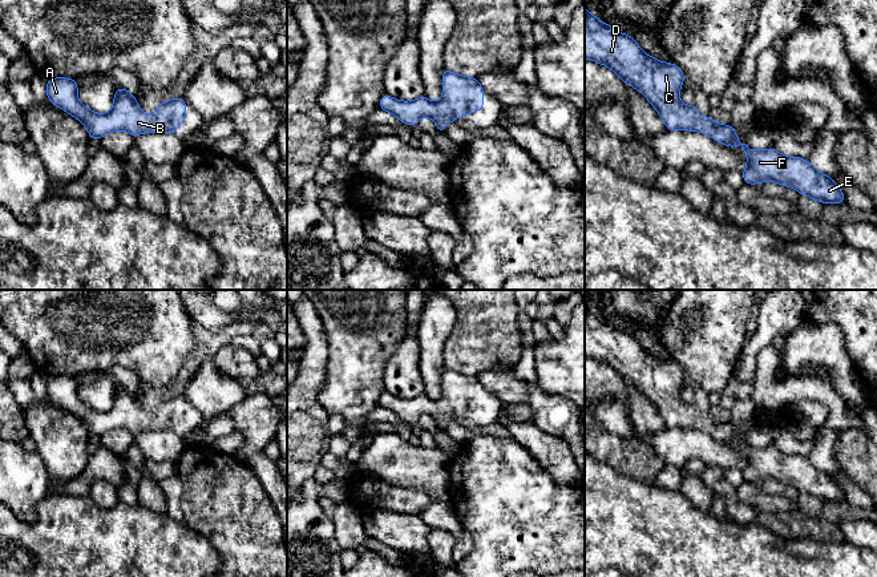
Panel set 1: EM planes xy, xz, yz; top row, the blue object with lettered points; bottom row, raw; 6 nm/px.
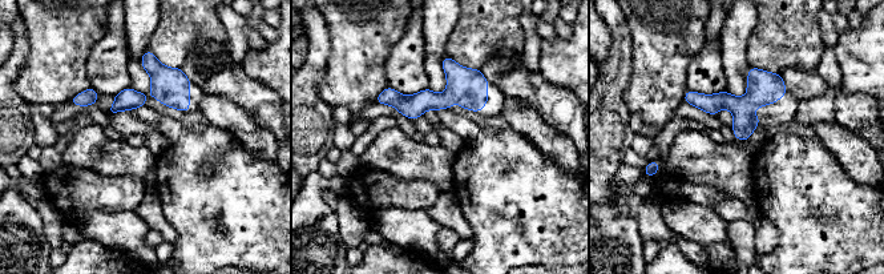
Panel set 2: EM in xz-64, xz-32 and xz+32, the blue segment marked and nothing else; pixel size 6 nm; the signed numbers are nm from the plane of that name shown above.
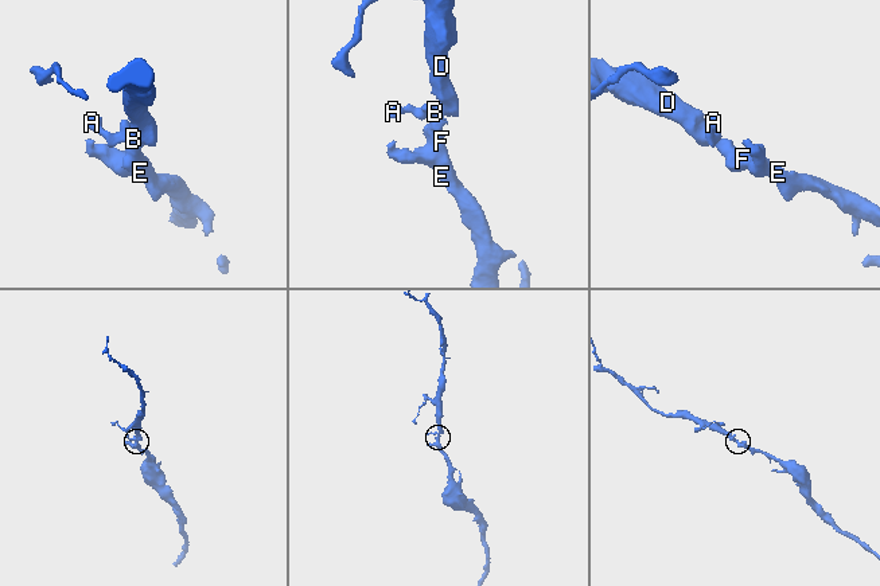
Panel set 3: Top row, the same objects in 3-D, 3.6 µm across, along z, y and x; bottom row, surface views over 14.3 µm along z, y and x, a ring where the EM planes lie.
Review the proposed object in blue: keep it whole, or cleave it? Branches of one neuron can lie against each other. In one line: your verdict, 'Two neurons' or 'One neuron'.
One neuron

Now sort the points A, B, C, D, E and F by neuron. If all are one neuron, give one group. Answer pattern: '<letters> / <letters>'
A B C D E F

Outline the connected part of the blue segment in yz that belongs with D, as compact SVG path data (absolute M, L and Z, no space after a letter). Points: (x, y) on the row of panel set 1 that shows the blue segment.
M585 7L585 58L606 65L633 88L636 88L658 110L666 129L702 132L728 148L741 146L748 157L743 181L748 185L773 181L787 187L793 187L799 194L805 194L821 203L845 203L845 195L838 185L827 174L816 170L807 158L785 157L775 148L752 150L740 144L733 125L718 124L710 117L702 117L695 105L683 105L679 90L684 82L683 70L672 62L658 61L647 56L639 44L627 33L618 33L613 27L593 16Z

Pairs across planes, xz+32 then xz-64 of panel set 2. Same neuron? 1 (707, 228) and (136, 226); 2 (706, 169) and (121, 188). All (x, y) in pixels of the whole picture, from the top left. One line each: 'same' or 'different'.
1: same
2: different

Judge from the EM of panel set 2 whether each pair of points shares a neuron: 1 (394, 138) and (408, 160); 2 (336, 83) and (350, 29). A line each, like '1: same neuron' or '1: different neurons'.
1: same neuron
2: same neuron

